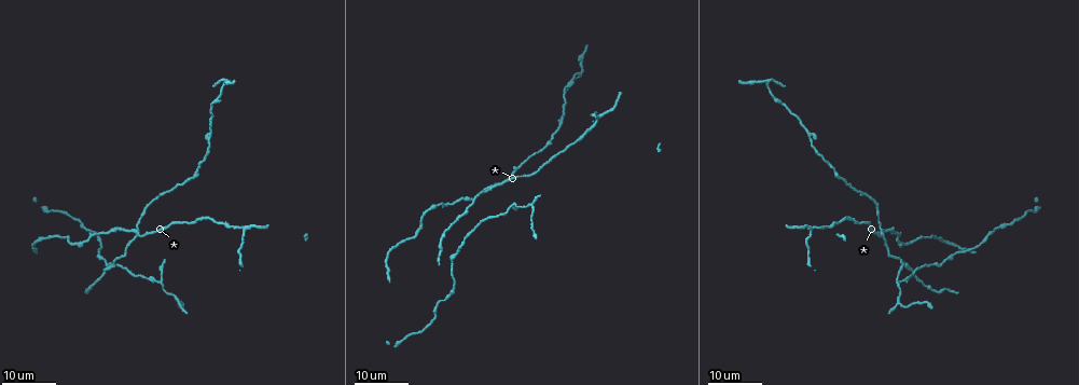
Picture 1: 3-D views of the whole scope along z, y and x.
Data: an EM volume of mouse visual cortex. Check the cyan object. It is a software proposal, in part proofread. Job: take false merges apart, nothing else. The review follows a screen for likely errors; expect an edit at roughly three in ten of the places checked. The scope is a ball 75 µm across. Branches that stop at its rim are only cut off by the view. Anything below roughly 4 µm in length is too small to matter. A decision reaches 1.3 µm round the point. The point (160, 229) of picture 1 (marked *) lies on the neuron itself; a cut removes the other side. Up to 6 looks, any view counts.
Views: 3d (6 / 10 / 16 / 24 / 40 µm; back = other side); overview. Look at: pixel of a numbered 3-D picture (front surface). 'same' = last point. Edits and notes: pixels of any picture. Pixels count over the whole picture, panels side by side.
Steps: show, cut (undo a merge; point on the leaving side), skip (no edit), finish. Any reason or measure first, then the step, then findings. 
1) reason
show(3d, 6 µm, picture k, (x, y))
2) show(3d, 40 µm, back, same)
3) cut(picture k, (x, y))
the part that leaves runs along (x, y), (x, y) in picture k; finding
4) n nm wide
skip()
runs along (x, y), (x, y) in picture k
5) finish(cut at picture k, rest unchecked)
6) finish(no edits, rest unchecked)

looks like a crossing
show(3d, 16 µm, picture 1, (137, 235))

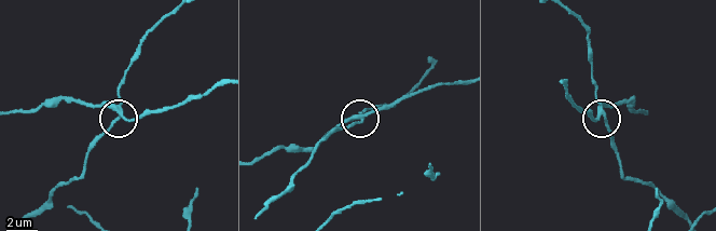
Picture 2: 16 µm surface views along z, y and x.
show(3d, 6 µm, picture 2, (121, 112))

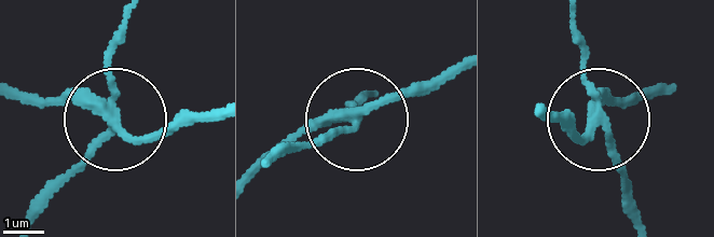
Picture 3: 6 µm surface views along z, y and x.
4 arms
cut(picture 3, (109, 46))
the part that leaves runs along (117, 102), (107, 55), (120, 24) in picture 3; a second neuron is stuck on

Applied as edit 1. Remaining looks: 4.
show(overview)

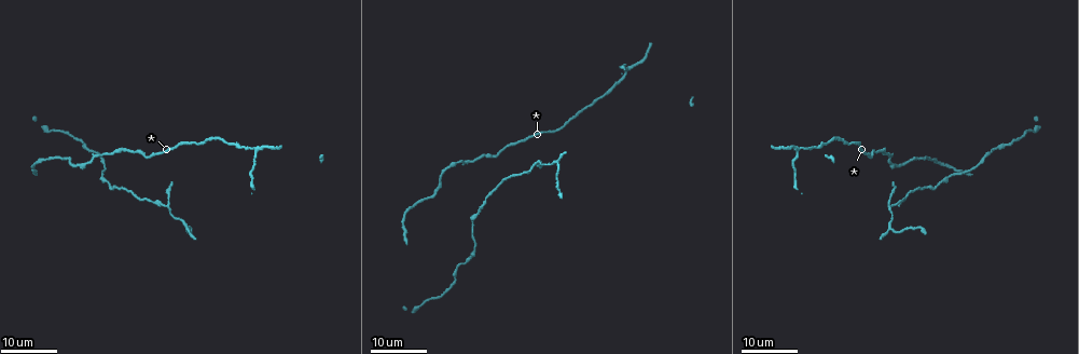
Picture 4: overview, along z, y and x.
arms part here
show(3d, 24 µm, picture 4, (890, 207))

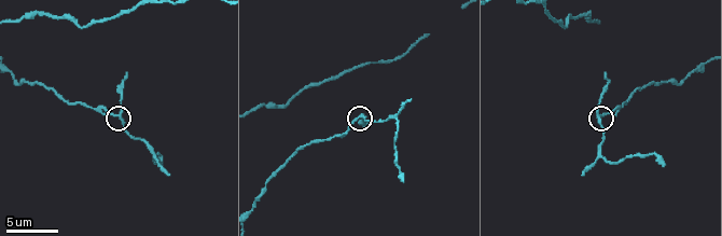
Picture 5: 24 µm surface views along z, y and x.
show(3d, 6 µm, picture 5, (599, 117))

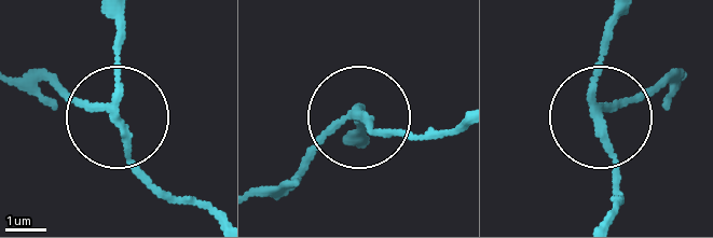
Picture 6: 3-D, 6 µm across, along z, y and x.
other side
show(3d, 6 µm, back, picture 6, (349, 116))

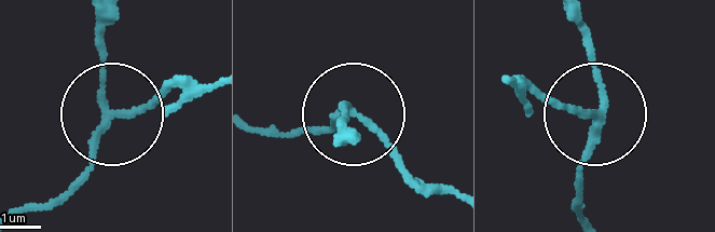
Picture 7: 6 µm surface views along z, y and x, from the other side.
170 nm wide
cut(picture 7, (154, 101))
the part that leaves runs along (109, 109), (208, 89) in picture 7; two neurons meet here

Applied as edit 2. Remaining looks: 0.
finish(cut at picture 3, cut at picture 7, rest unchecked)

